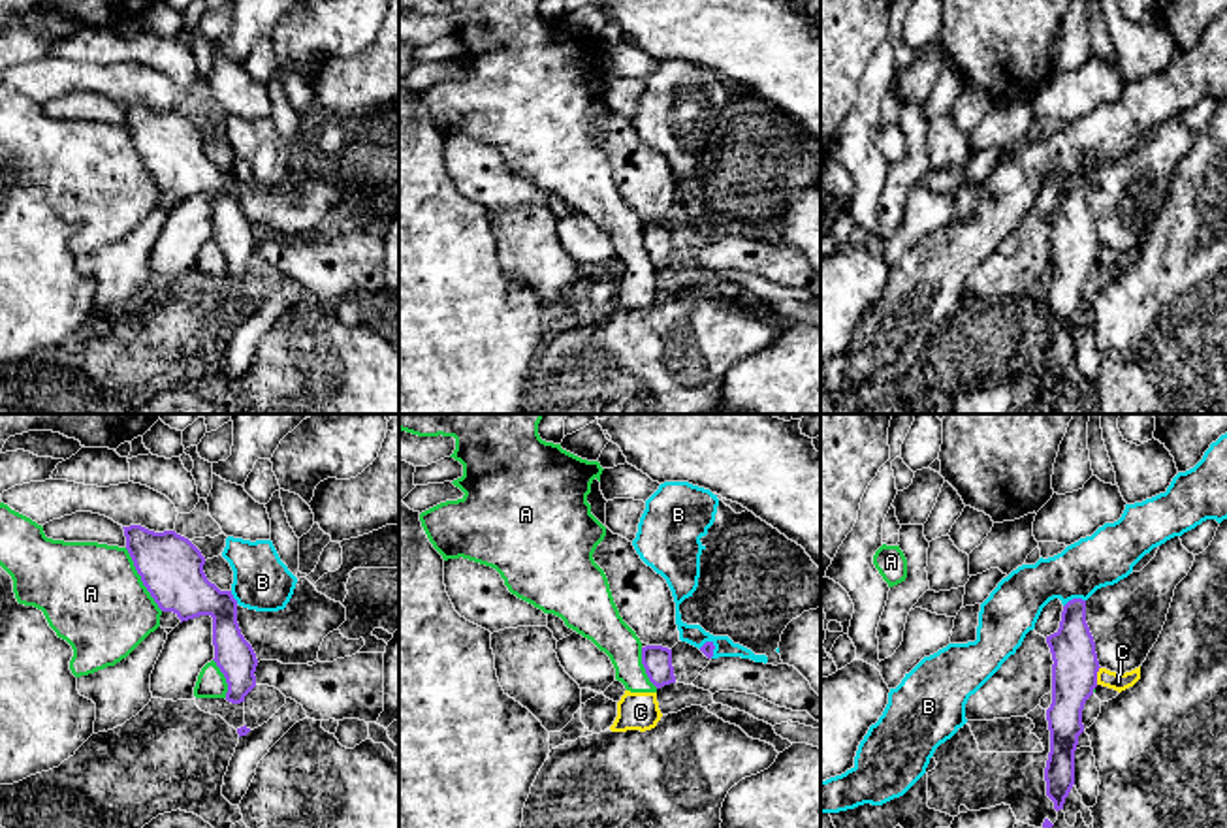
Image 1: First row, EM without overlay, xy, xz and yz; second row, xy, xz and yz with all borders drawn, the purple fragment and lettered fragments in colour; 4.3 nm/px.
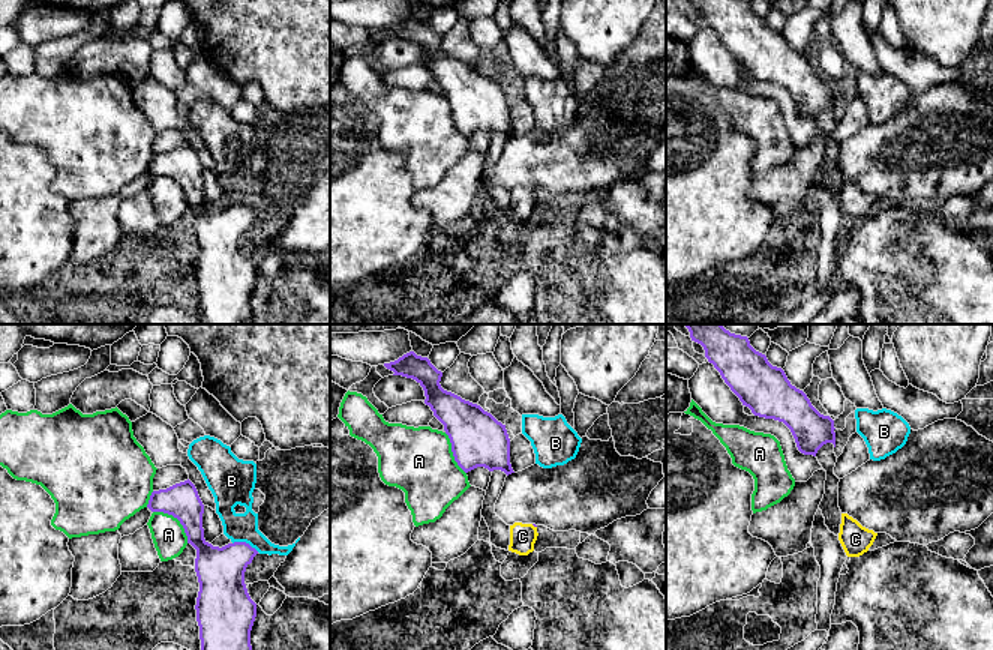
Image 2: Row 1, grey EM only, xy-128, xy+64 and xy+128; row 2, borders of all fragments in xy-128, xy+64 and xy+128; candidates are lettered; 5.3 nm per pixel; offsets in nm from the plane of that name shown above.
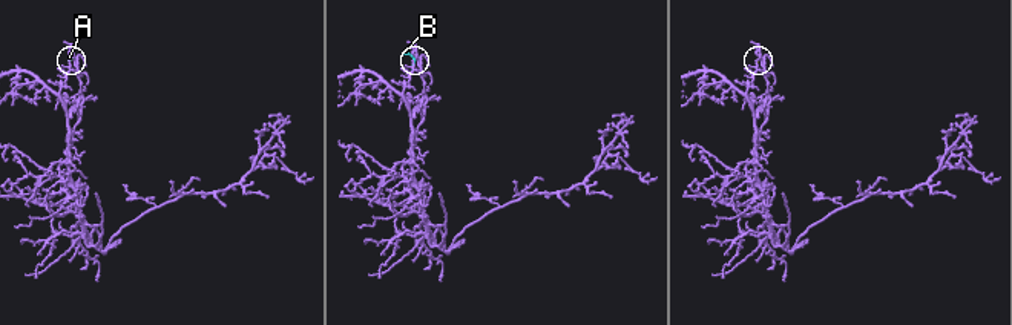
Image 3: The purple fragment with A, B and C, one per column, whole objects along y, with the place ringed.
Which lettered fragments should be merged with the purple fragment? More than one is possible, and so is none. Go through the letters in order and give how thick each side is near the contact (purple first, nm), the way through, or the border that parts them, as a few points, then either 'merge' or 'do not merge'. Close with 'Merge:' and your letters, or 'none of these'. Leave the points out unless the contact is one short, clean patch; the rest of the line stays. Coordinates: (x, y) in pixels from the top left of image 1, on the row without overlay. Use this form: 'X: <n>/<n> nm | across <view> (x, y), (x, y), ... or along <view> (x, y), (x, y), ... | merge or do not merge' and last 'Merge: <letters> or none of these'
A: 280/440 nm | do not merge
B: 190/240 nm | do not merge
C: 190/80 nm | along yz (1099, 245), (1096, 262) | do not merge
Merge: none of these

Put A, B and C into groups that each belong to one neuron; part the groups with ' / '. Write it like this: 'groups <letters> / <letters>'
groups A C / B

